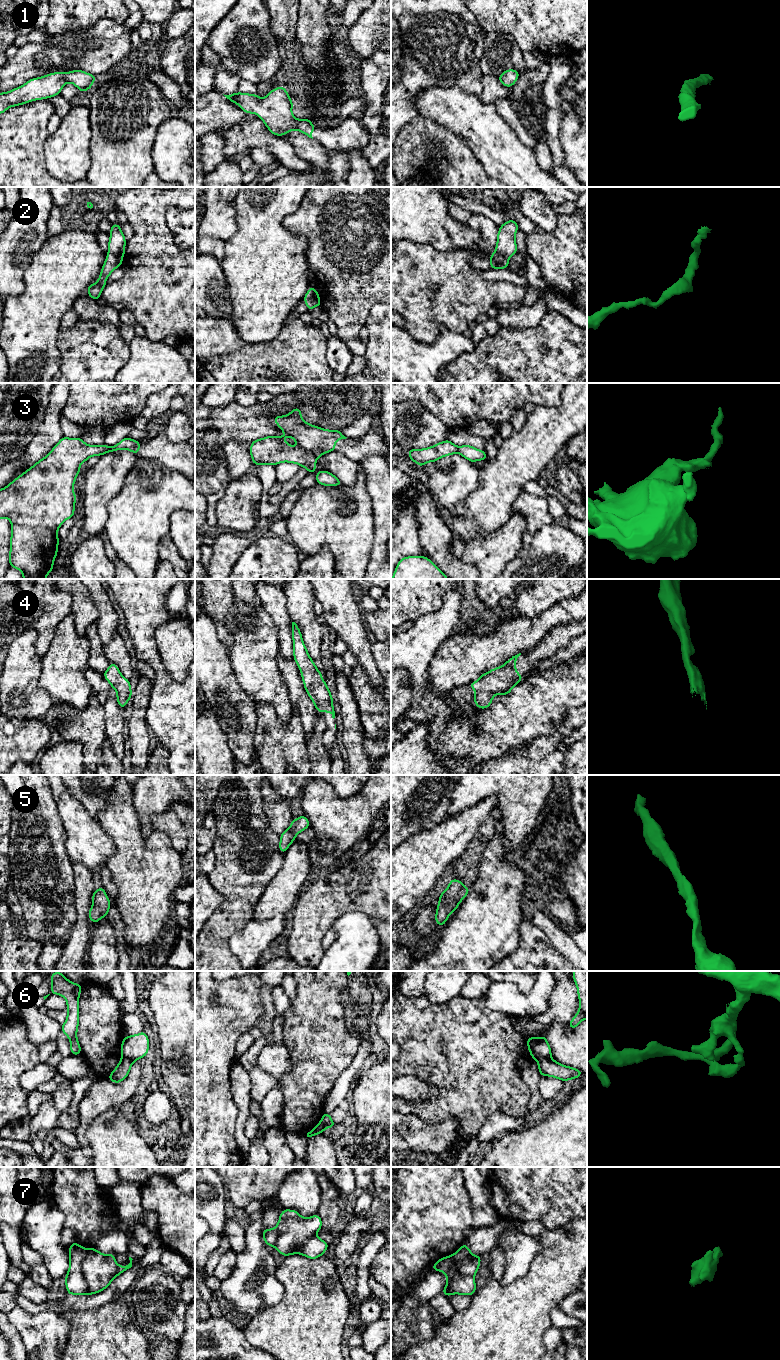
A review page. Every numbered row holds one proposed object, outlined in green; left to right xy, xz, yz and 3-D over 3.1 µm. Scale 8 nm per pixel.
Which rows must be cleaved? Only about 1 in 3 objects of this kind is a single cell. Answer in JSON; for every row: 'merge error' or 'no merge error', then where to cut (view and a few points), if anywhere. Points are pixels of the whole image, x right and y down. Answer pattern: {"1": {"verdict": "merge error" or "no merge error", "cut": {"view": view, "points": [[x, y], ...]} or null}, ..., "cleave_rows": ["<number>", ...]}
{"1": {"verdict": "no merge error", "cut": null}, "2": {"verdict": "no merge error", "cut": null}, "3": {"verdict": "merge error", "cut": {"view": "xz", "points": [[298, 446], [310, 451], [316, 459]]}}, "4": {"verdict": "no merge error", "cut": null}, "5": {"verdict": "no merge error", "cut": null}, "6": {"verdict": "merge error", "cut": {"view": "yz", "points": [[550, 1057], [544, 1057], [538, 1062]]}}, "7": {"verdict": "merge error", "cut": {"view": "xy", "points": [[86, 1249], [81, 1262], [81, 1273], [87, 1284], [88, 1293]]}}, "cleave_rows": ["3", "6", "7"]}

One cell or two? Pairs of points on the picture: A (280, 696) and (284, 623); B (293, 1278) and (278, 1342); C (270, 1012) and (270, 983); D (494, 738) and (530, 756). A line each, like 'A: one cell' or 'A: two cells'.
A: two cells
B: one cell
C: one cell
D: two cells

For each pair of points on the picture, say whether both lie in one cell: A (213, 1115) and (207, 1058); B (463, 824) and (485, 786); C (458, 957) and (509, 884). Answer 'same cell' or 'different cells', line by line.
A: same cell
B: different cells
C: same cell

